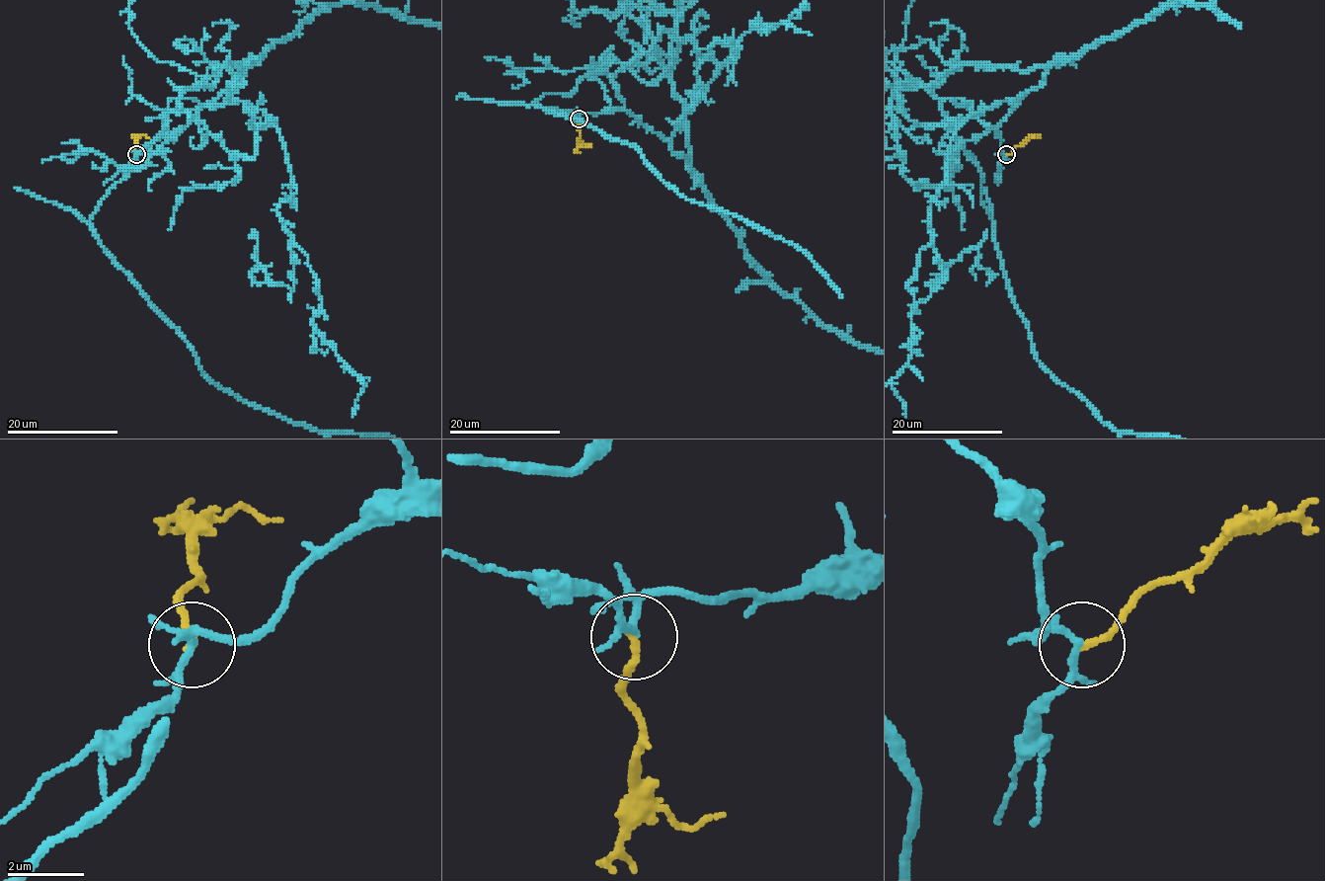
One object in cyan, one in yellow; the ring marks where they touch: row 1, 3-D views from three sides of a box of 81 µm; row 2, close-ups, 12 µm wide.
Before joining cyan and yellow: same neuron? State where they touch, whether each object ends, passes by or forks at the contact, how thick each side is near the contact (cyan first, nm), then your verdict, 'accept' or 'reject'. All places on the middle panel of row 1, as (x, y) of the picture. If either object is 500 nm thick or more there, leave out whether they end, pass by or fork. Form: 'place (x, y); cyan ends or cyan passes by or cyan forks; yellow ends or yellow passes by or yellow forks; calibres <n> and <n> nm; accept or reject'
place (579, 119); cyan forks; yellow ends; calibres 150 and 190 nm; reject

